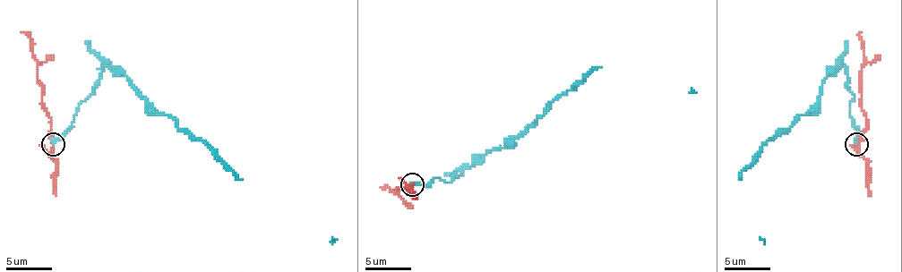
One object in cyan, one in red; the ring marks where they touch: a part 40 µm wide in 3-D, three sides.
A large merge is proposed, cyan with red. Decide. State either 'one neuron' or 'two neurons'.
two neurons

